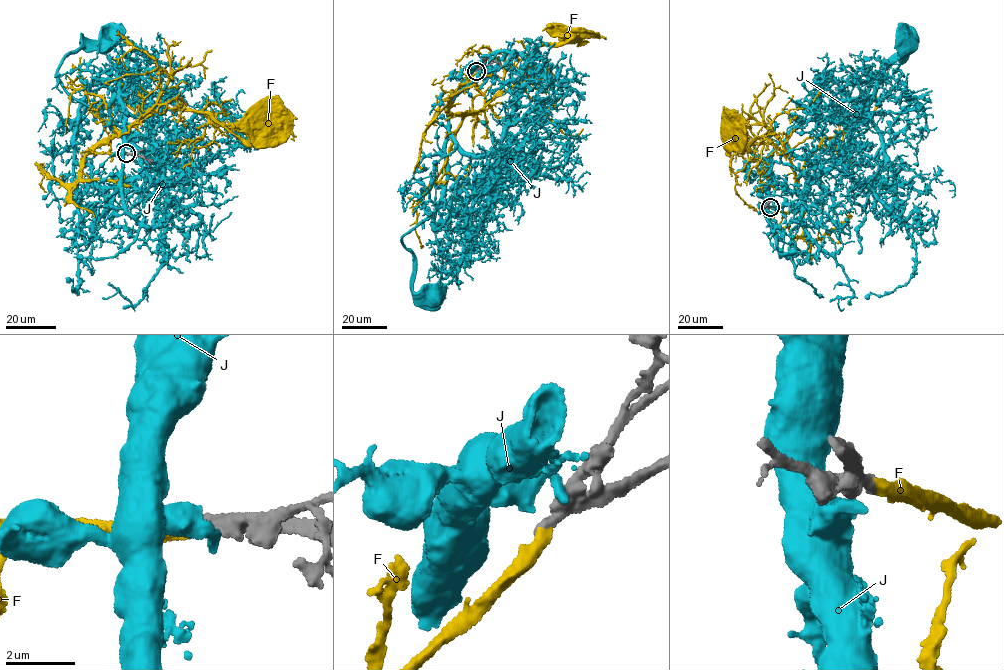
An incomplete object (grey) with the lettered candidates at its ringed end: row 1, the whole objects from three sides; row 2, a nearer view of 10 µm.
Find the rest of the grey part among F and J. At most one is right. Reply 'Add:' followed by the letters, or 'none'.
Add: F

